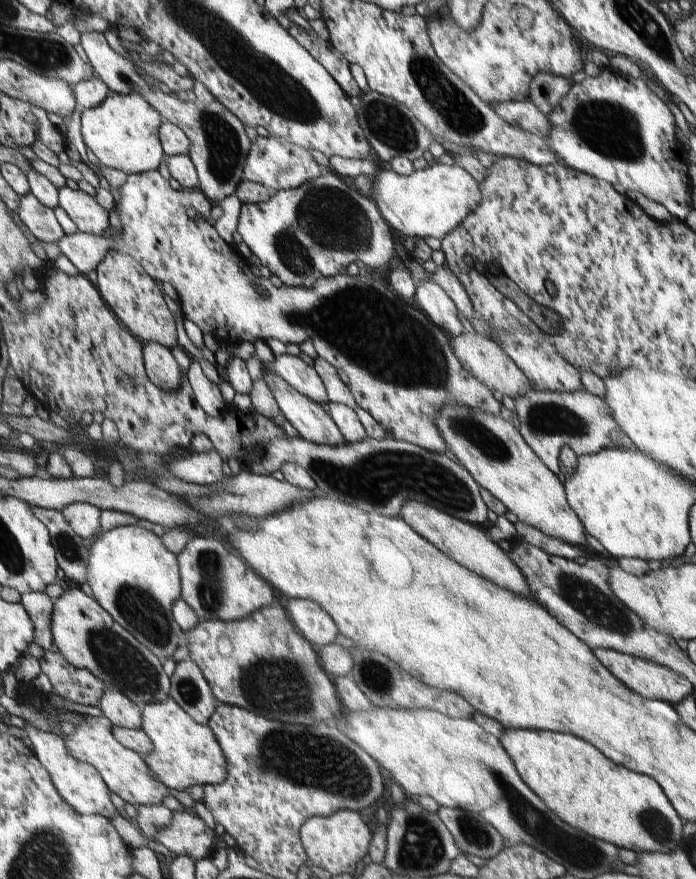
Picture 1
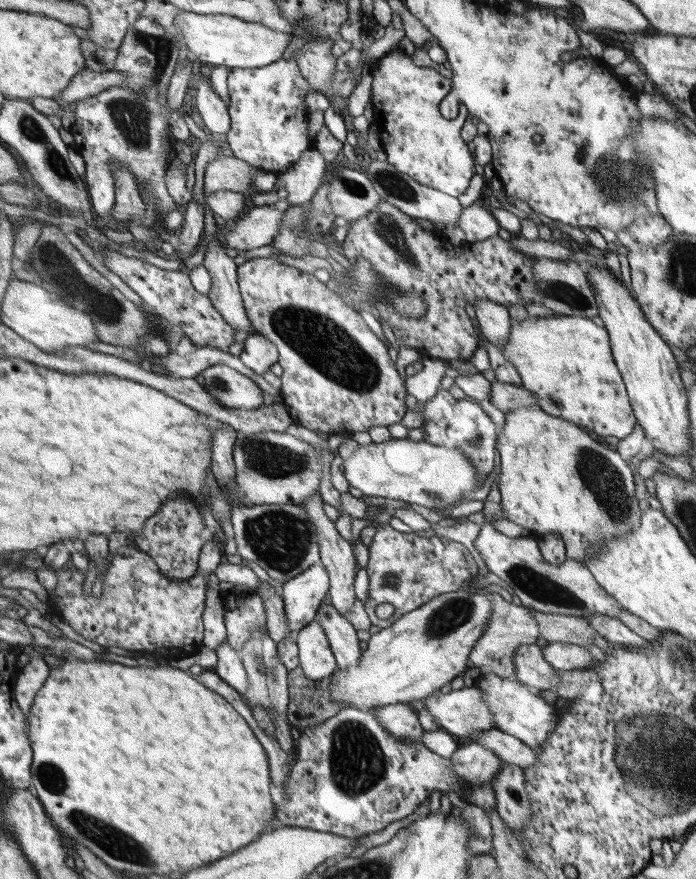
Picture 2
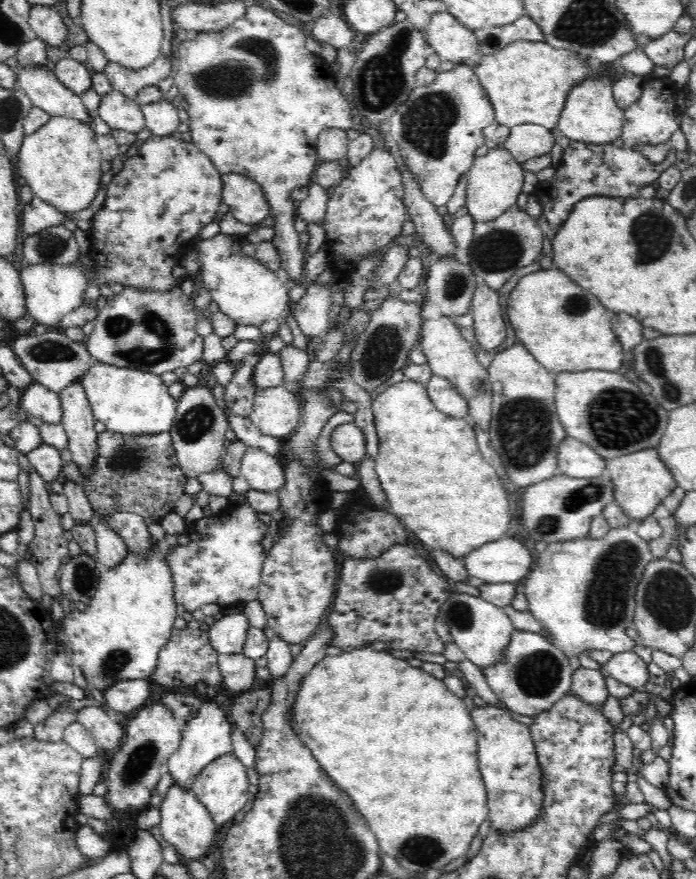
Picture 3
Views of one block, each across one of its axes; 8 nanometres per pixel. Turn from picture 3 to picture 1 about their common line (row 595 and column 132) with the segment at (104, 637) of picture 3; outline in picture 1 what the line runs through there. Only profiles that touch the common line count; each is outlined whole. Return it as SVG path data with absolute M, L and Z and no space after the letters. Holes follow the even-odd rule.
M109 94L99 106L81 110L81 138L85 148L89 148L95 158L109 168L131 174L157 172L161 162L161 140L159 126L161 116L141 98L139 94Z

